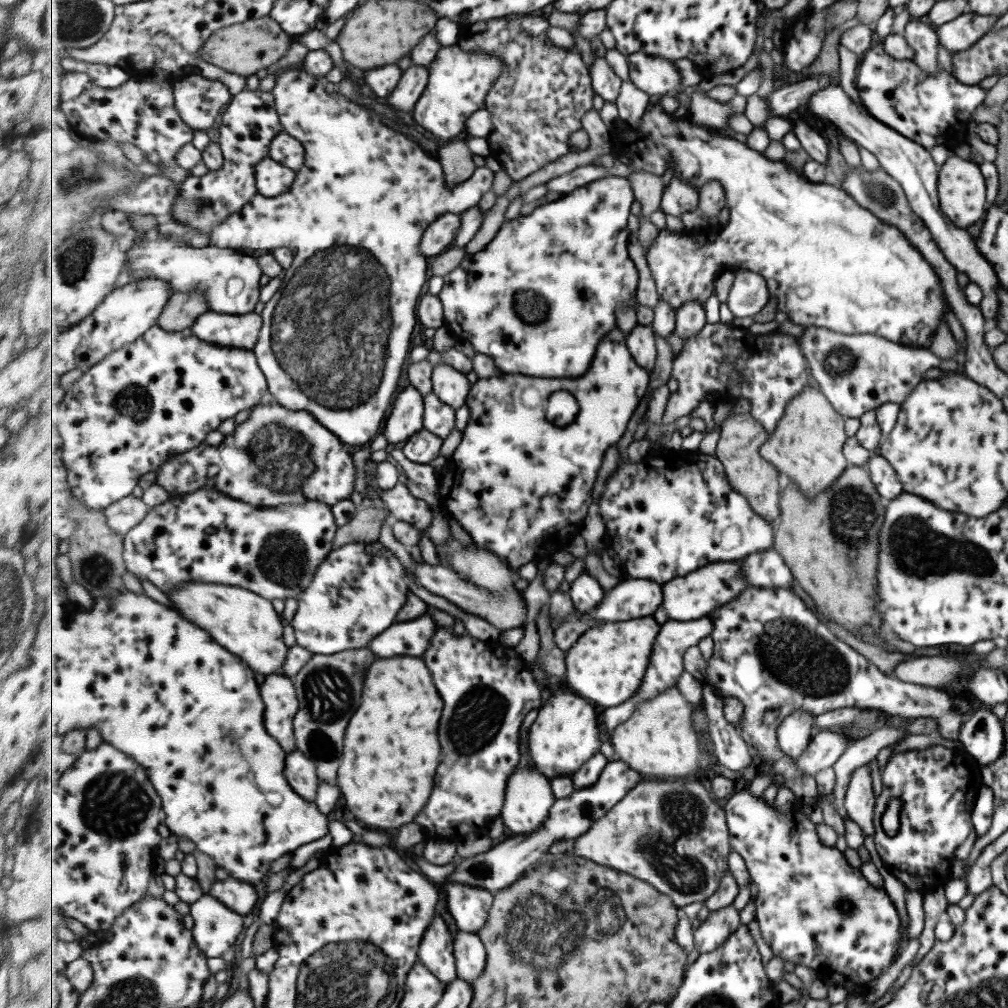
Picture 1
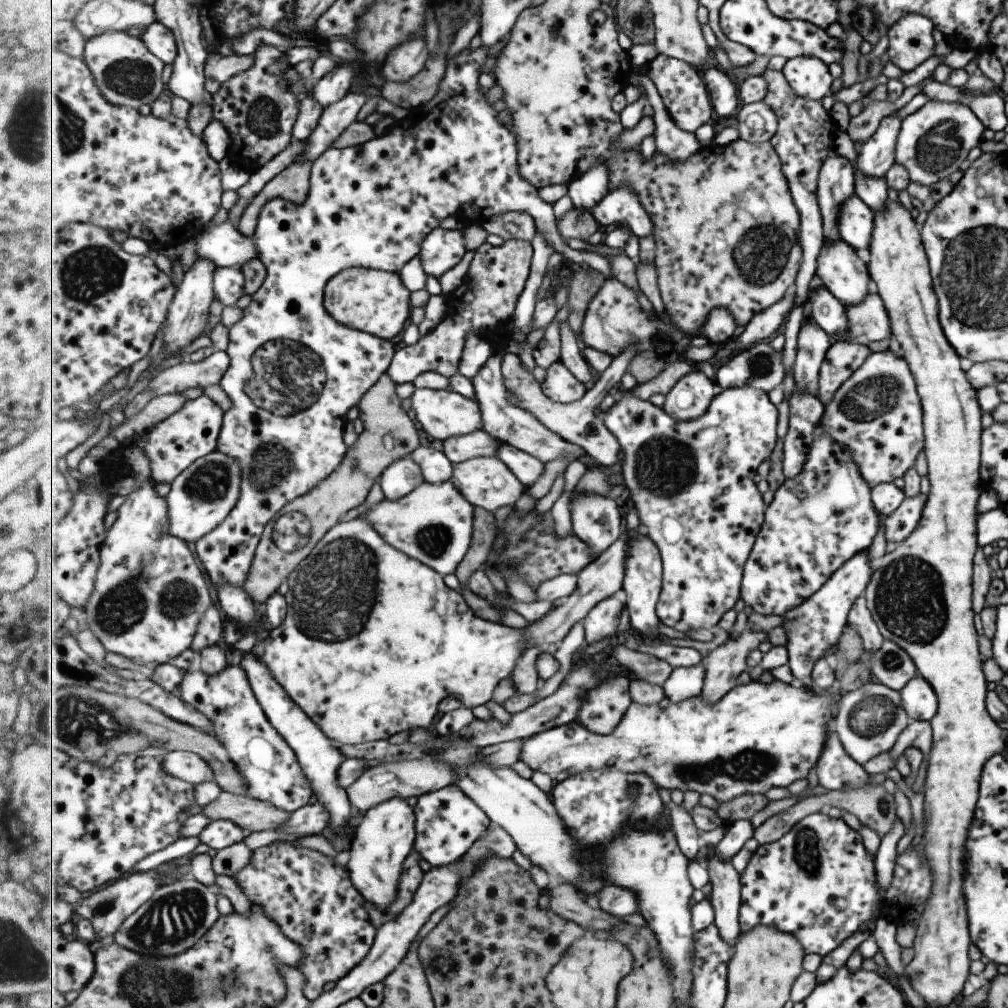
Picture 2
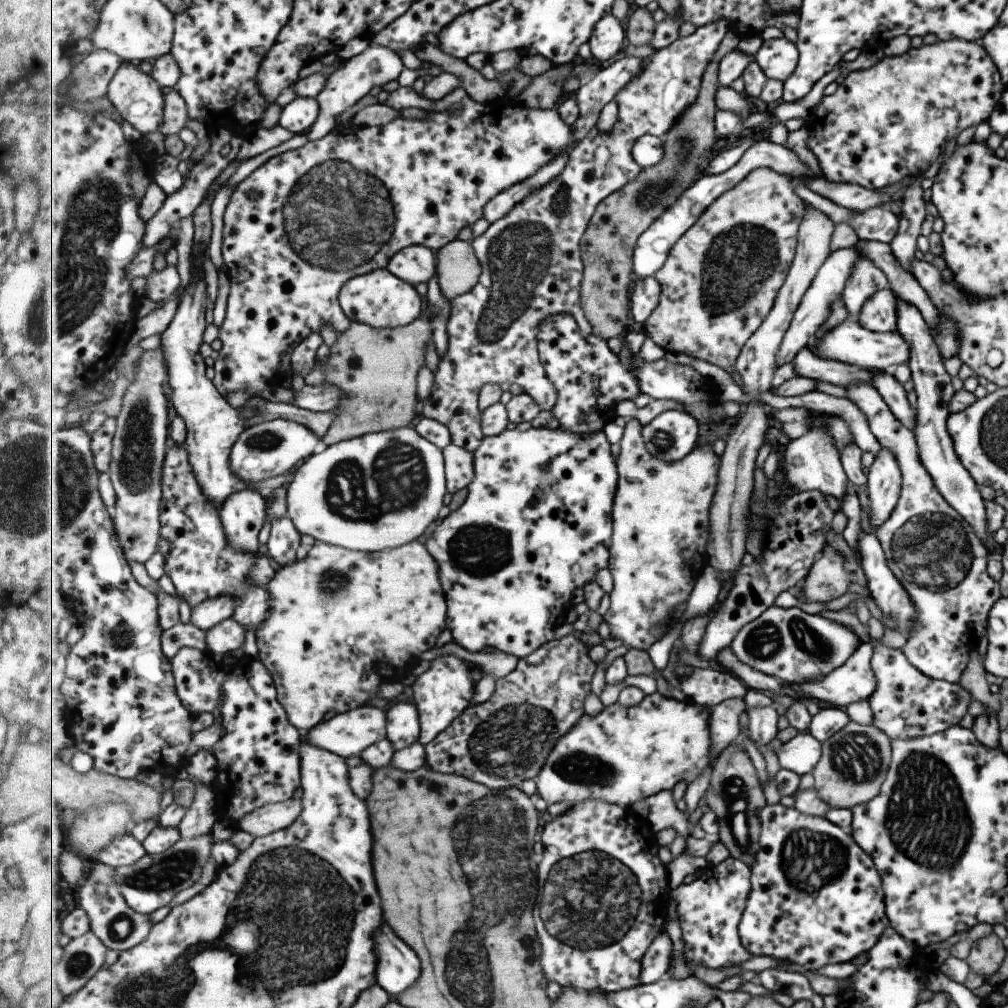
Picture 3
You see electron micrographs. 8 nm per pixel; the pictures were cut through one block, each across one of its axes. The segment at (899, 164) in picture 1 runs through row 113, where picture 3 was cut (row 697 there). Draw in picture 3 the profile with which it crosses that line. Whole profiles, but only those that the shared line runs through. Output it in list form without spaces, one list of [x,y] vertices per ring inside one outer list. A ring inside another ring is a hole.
[[[862,642],[845,664],[800,688],[811,700],[840,709],[860,700],[868,701],[875,690],[875,676],[869,666],[871,655],[870,643]]]

